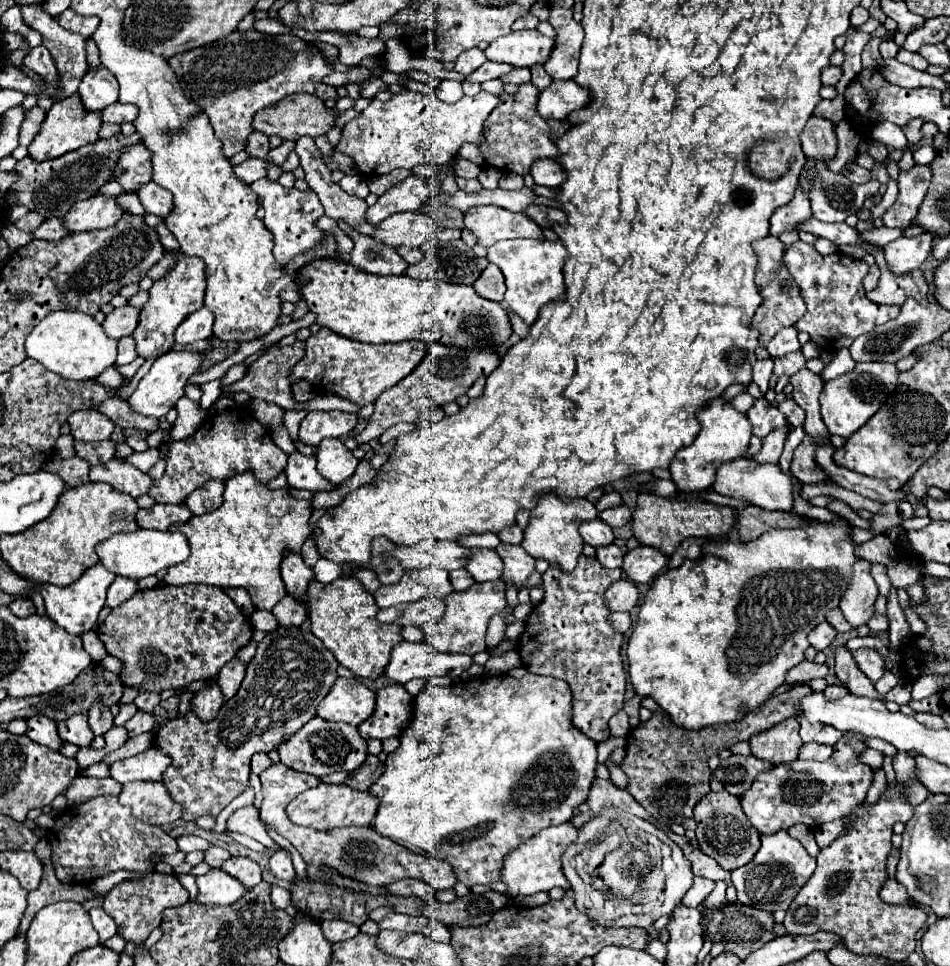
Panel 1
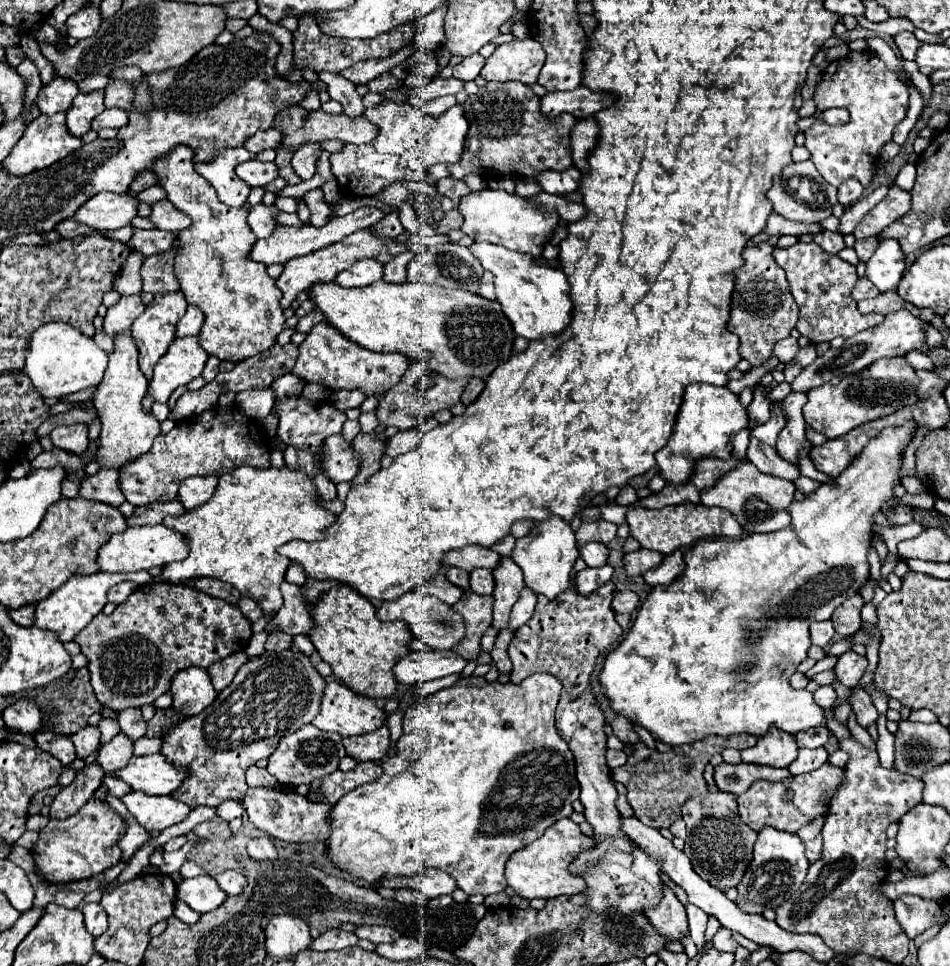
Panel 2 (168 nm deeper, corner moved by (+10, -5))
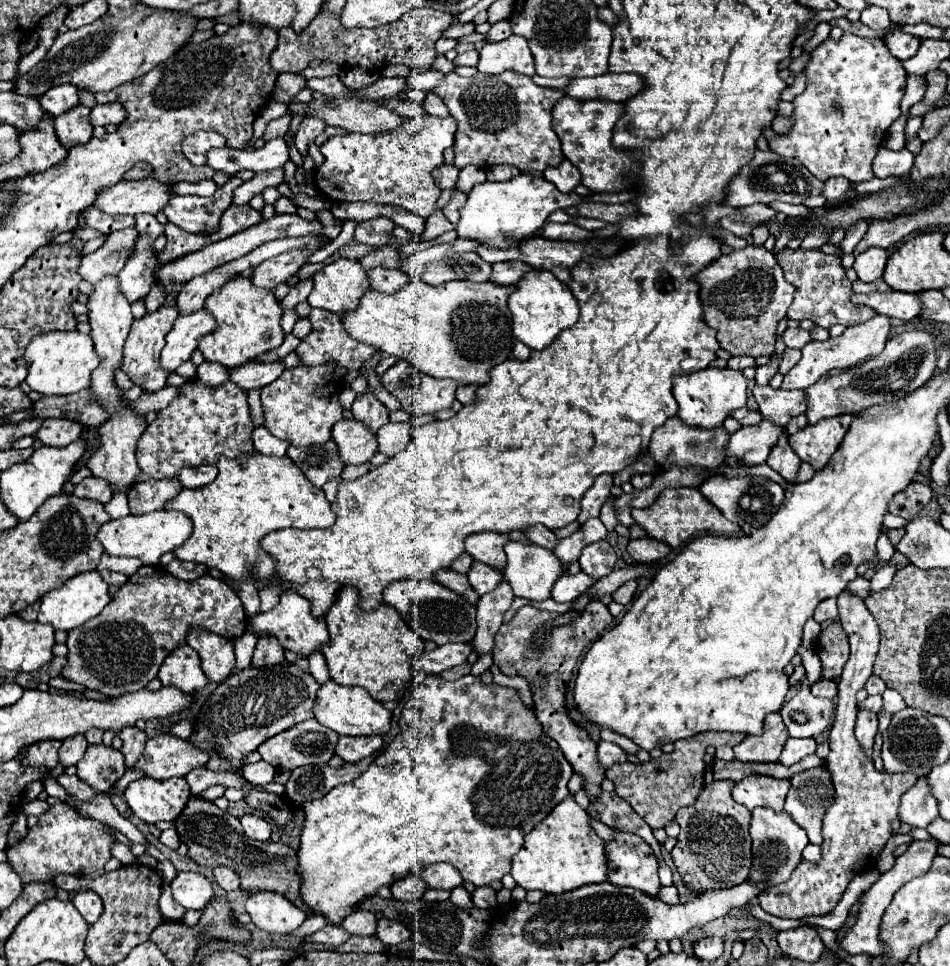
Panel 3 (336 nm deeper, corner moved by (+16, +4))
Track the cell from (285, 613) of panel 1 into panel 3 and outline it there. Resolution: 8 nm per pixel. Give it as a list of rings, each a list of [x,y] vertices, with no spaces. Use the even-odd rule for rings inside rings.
[[[262,636],[262,638],[258,638],[252,666],[256,666],[256,668],[274,666],[274,664],[280,664],[282,660],[284,660],[284,648],[278,644],[276,636]]]

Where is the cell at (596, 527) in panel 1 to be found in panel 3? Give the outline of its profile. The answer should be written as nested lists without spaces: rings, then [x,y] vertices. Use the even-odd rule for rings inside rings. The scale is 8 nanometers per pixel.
[[[600,540],[596,544],[588,544],[578,562],[580,562],[582,572],[586,572],[594,578],[604,578],[606,574],[610,574],[614,570],[616,552],[606,540]]]

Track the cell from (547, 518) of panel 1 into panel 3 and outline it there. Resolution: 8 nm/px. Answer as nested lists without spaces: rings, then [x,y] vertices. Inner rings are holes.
[[[510,540],[506,546],[504,546],[504,552],[508,556],[508,564],[504,568],[504,578],[508,580],[508,584],[512,586],[514,590],[514,596],[520,596],[520,598],[526,598],[530,602],[540,602],[540,600],[546,600],[550,598],[552,594],[552,584],[562,576],[564,568],[562,564],[556,560],[556,554],[554,550],[548,550],[544,546],[538,546],[538,544],[532,544],[532,542],[516,542],[516,540]]]

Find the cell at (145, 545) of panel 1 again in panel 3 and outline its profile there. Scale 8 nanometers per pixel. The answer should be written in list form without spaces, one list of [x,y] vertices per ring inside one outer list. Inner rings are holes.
[[[160,510],[140,516],[124,516],[118,520],[110,520],[98,530],[98,542],[104,546],[104,550],[112,556],[134,556],[140,558],[144,564],[158,564],[158,558],[166,552],[176,550],[180,544],[184,544],[192,534],[192,520],[186,514],[174,512],[174,510]]]

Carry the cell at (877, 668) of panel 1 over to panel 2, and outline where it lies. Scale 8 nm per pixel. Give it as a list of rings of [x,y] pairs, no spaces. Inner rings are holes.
[[[854,651],[842,653],[842,655],[838,657],[836,667],[834,667],[834,673],[836,673],[838,681],[840,681],[844,687],[848,687],[848,689],[852,689],[852,687],[856,687],[856,685],[860,683],[864,671],[866,671],[866,657],[858,655],[858,653],[854,653]]]

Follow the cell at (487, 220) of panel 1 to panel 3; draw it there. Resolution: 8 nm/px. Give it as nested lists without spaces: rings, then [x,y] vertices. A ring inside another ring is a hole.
[[[518,174],[508,182],[476,184],[460,210],[456,232],[460,238],[474,238],[492,248],[514,248],[520,246],[520,242],[532,238],[544,226],[552,212],[574,206],[580,200],[582,196],[574,192],[560,194],[556,192],[554,184],[528,174]]]

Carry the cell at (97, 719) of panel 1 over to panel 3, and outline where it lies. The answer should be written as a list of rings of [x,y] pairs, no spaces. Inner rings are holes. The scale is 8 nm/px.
[[[84,734],[70,736],[60,746],[60,764],[62,766],[74,766],[84,756],[86,748],[88,748],[88,742],[86,742]]]

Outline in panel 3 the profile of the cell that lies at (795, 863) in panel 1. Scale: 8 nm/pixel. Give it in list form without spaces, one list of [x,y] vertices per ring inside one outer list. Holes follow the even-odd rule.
[[[770,808],[752,810],[750,836],[752,836],[752,868],[748,880],[756,880],[756,884],[768,884],[768,888],[782,884],[790,878],[790,874],[802,862],[802,850],[808,844],[806,832],[798,824],[794,824],[790,814],[774,812]]]

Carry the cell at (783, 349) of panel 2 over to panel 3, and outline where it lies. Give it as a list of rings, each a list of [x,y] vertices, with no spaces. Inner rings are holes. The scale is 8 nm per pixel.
[[[794,328],[794,330],[786,330],[784,334],[782,334],[782,340],[784,340],[784,344],[788,346],[788,348],[804,348],[808,342],[810,342],[810,332],[806,332],[806,330],[802,330],[802,328]]]

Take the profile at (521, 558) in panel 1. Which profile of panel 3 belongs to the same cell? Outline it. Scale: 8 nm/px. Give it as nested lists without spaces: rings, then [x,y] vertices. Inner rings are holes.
[[[502,580],[492,592],[480,596],[478,602],[478,630],[474,636],[474,650],[478,654],[486,654],[492,650],[494,646],[494,636],[498,632],[498,628],[502,626],[502,616],[504,612],[510,608],[514,596],[512,596],[512,588],[508,588],[508,582]]]

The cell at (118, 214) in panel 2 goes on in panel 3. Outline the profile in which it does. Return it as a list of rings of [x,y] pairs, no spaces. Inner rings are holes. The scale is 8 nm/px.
[[[154,176],[128,182],[120,180],[112,188],[104,188],[96,194],[94,206],[106,214],[156,214],[170,200],[170,186],[156,182]]]

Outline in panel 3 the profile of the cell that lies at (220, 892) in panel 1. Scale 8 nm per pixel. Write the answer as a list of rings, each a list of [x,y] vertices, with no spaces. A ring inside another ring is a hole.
[[[178,872],[172,880],[172,896],[178,904],[192,910],[202,910],[212,898],[212,882],[198,872]]]

